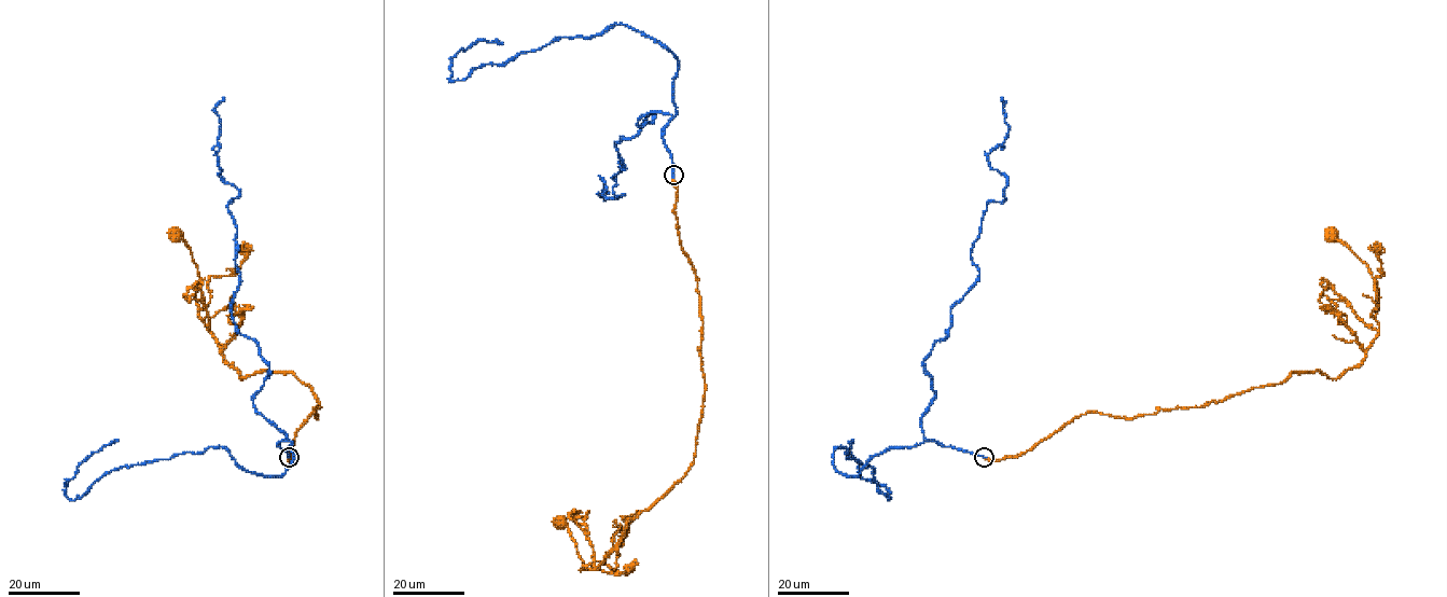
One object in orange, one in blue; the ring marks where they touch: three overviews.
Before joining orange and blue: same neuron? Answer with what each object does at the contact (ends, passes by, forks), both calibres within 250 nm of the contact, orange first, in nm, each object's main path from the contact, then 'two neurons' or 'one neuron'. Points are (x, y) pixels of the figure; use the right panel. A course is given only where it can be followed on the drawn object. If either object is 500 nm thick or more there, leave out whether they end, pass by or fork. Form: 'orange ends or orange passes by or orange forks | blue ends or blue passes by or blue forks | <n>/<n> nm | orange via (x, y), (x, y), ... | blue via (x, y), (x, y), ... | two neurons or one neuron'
orange ends | blue ends | 480/260 nm | orange via (984, 457), (1020, 455), (1089, 412), (1130, 419), (1351, 369), (1377, 333), (1379, 295), (1329, 234) | blue via (984, 457), (923, 438), (923, 360), (979, 275), (986, 205), (1005, 199), (988, 158), (1007, 133), (1001, 98) | two neurons

